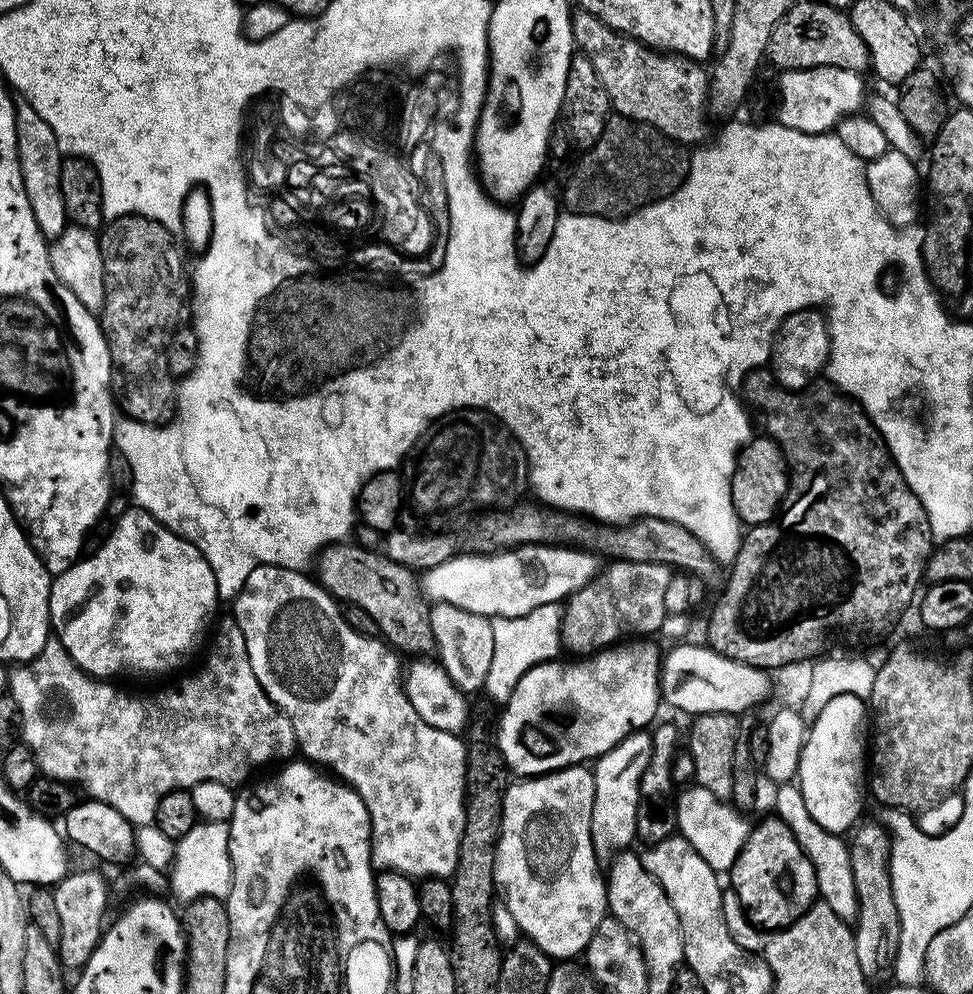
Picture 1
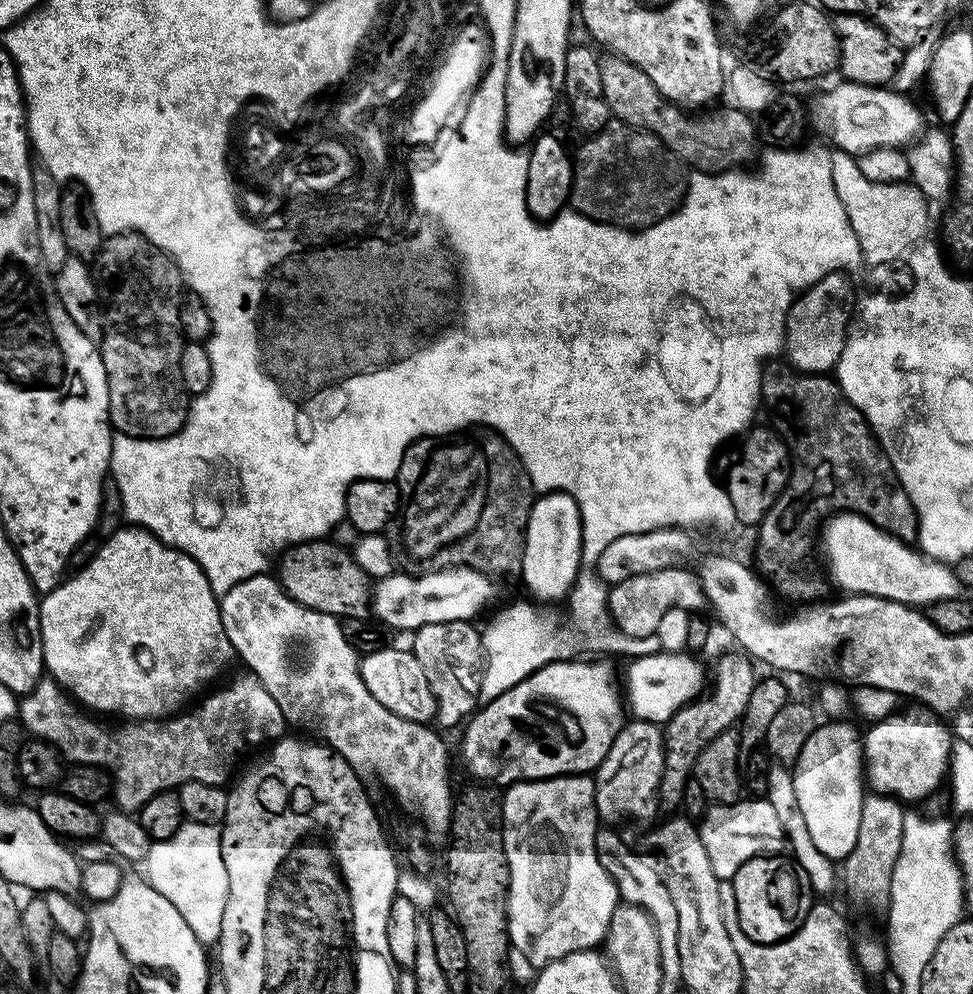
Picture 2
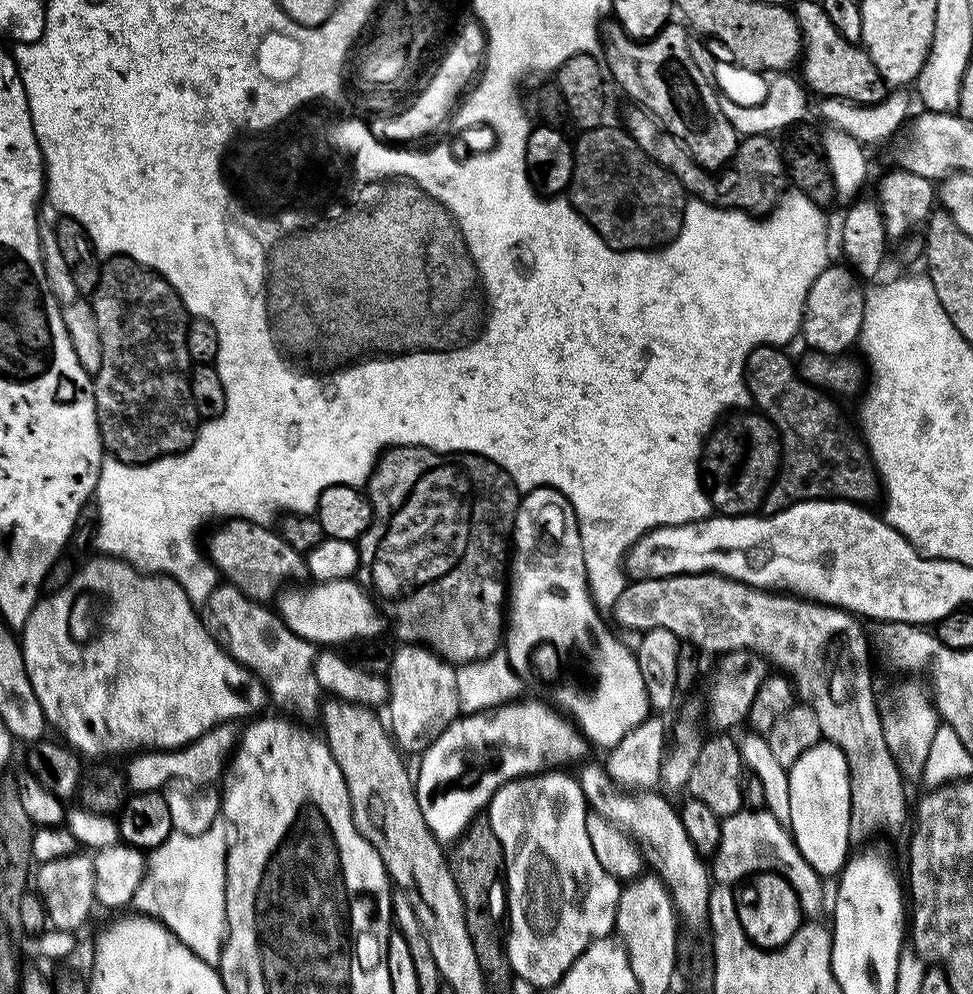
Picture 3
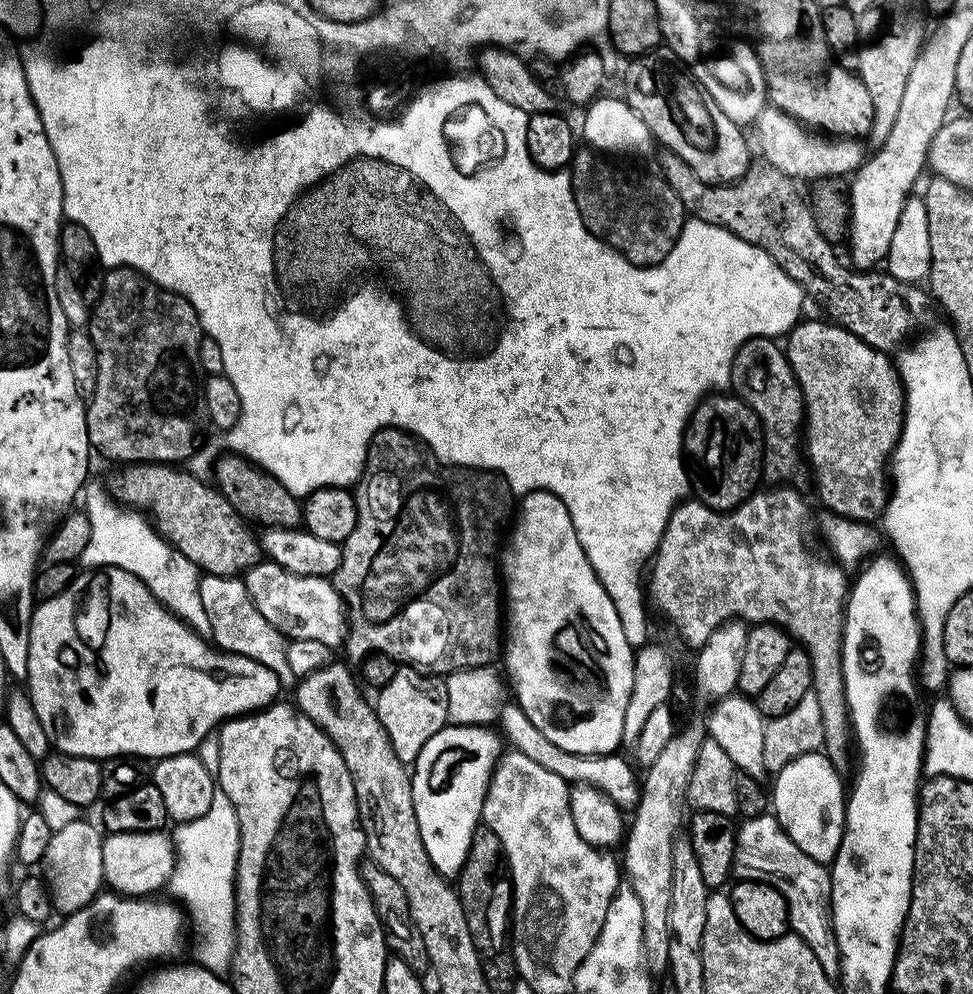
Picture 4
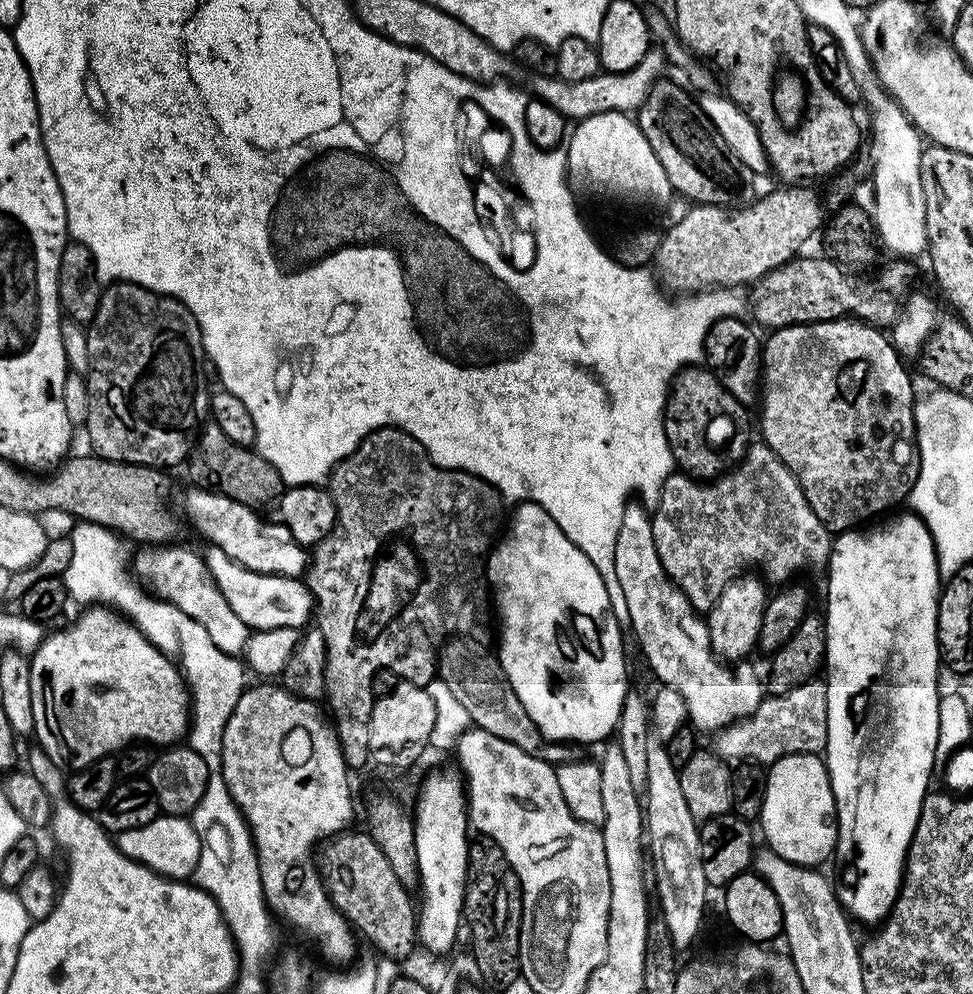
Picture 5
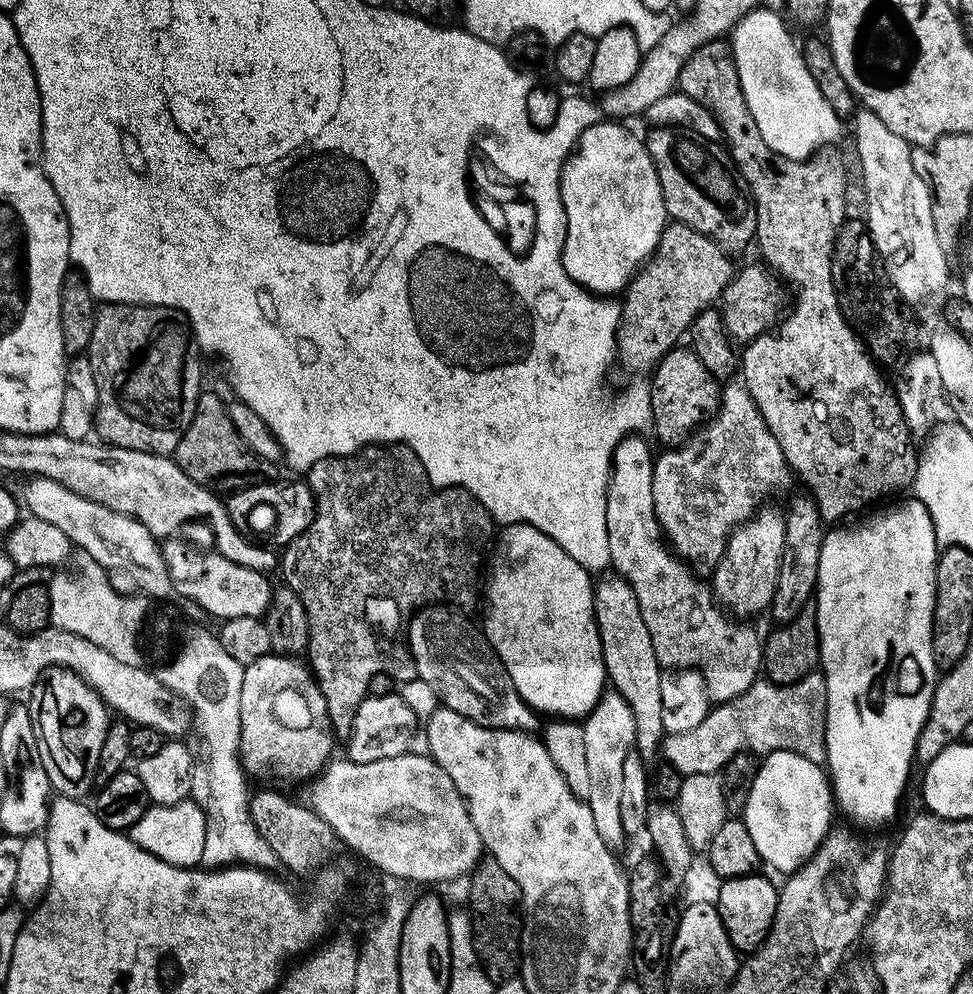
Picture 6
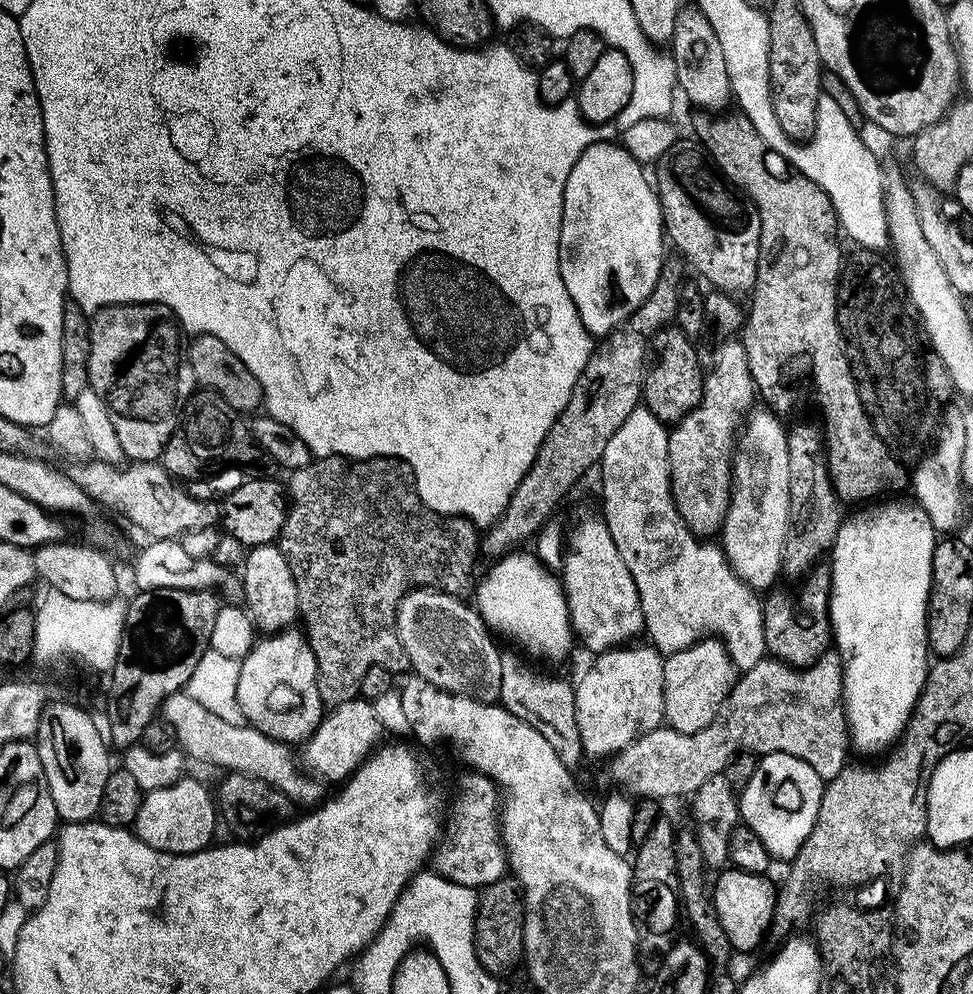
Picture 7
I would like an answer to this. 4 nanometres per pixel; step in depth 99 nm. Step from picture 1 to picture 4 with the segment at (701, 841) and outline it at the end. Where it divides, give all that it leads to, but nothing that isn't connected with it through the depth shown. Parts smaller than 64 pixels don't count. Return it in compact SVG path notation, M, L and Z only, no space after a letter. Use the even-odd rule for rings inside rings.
M765 814L758 817L750 817L745 819L743 823L737 827L736 830L736 853L732 859L734 865L734 872L737 877L743 878L745 880L763 880L767 881L770 878L771 884L777 888L782 895L784 895L784 901L788 907L788 927L791 929L795 935L802 938L802 942L806 942L806 946L810 946L810 950L814 950L814 958L818 958L818 962L822 966L822 970L827 976L833 978L839 977L840 975L840 951L838 950L838 942L836 941L836 935L834 934L834 926L832 925L832 874L831 871L825 865L818 863L814 858L810 858L803 850L801 850L798 845L795 844L792 839L784 833L784 828L782 825L776 821L775 815Z

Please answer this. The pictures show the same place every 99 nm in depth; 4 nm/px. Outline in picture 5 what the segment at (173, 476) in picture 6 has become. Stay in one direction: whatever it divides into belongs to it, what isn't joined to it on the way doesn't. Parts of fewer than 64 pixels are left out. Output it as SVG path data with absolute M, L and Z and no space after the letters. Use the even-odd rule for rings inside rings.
M192 488L184 502L186 508L186 514L193 526L206 538L208 542L213 546L218 546L224 550L228 557L247 569L256 573L262 574L276 574L278 576L289 576L291 578L301 577L303 570L308 562L306 556L307 549L297 543L293 538L281 534L272 535L266 534L260 530L256 524L256 520L251 509L246 509L240 502L236 502L233 499L226 498L218 492L211 491L206 488Z

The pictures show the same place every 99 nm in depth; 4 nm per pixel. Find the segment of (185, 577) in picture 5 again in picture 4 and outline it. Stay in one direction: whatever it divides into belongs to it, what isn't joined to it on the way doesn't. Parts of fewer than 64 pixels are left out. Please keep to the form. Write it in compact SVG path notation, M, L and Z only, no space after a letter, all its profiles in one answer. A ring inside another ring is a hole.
M205 575L199 584L199 597L210 620L210 636L217 649L245 656L254 662L262 662L262 666L270 666L270 670L278 674L281 685L288 686L288 683L293 683L294 677L290 663L287 662L285 637L256 609L248 596L243 579L235 576Z

